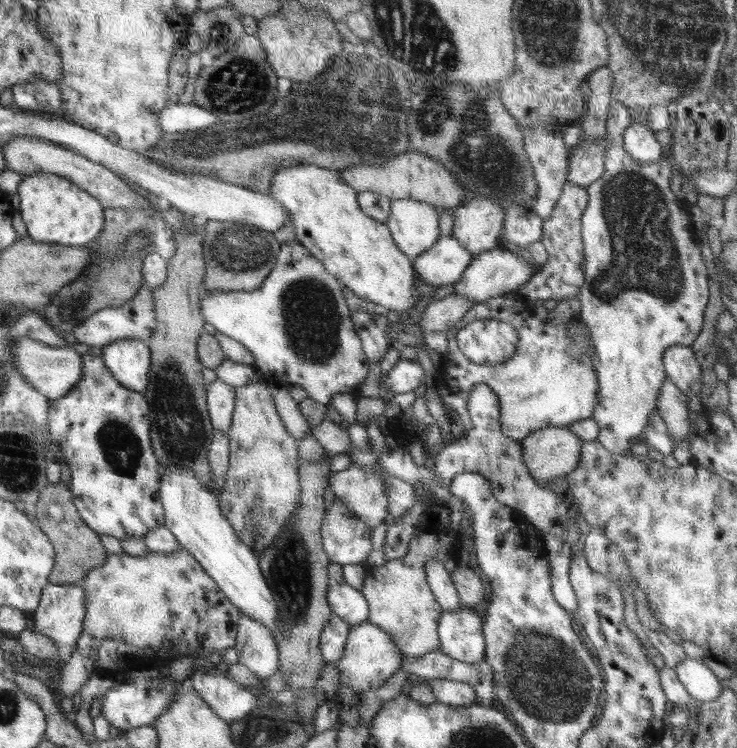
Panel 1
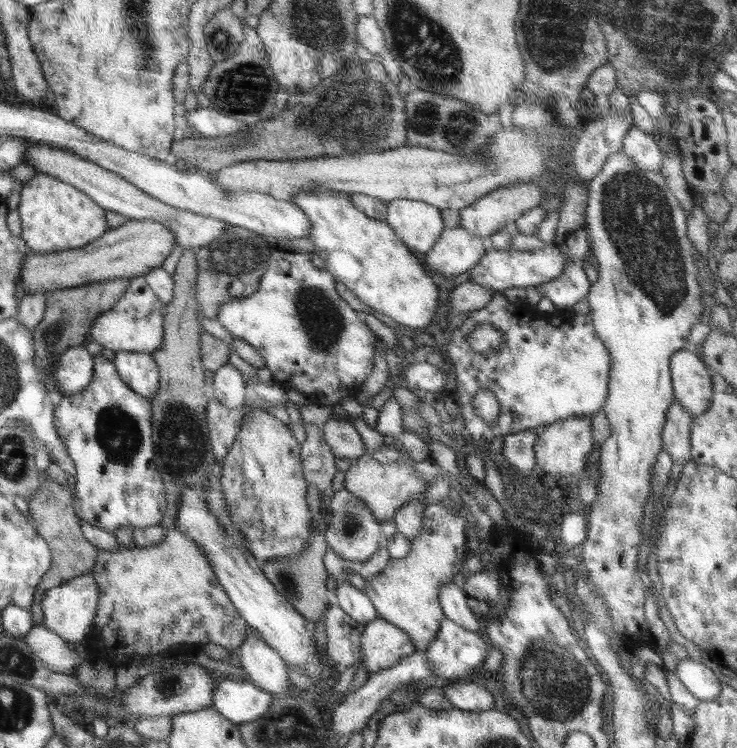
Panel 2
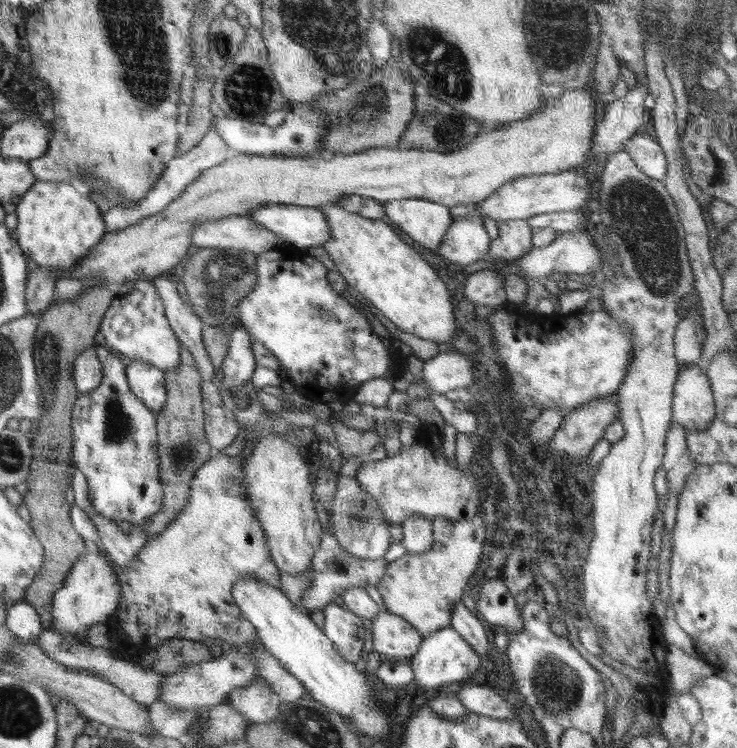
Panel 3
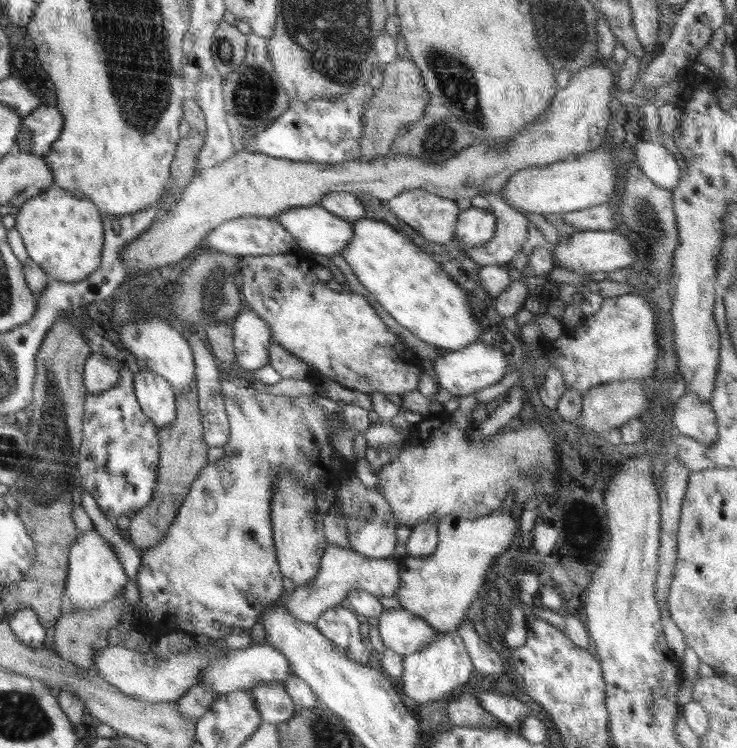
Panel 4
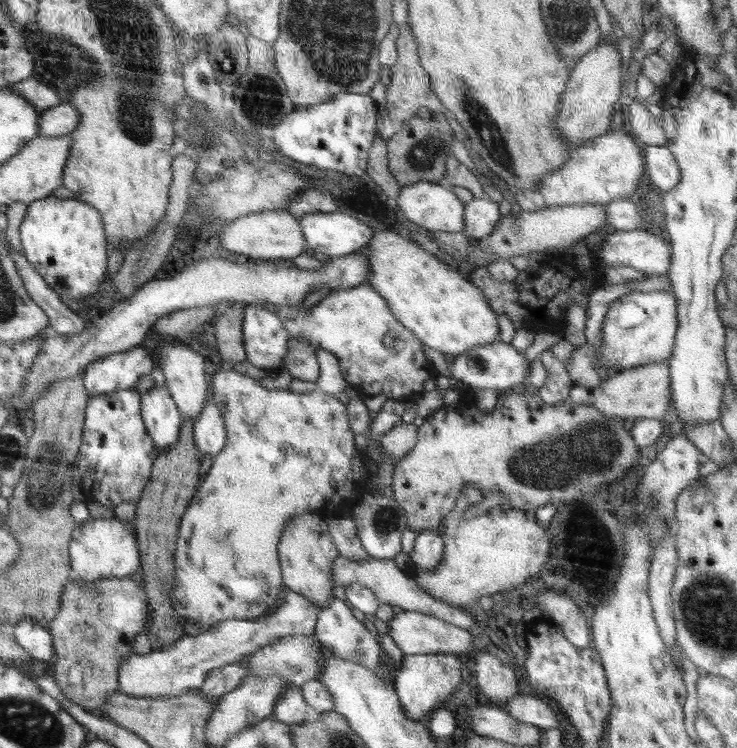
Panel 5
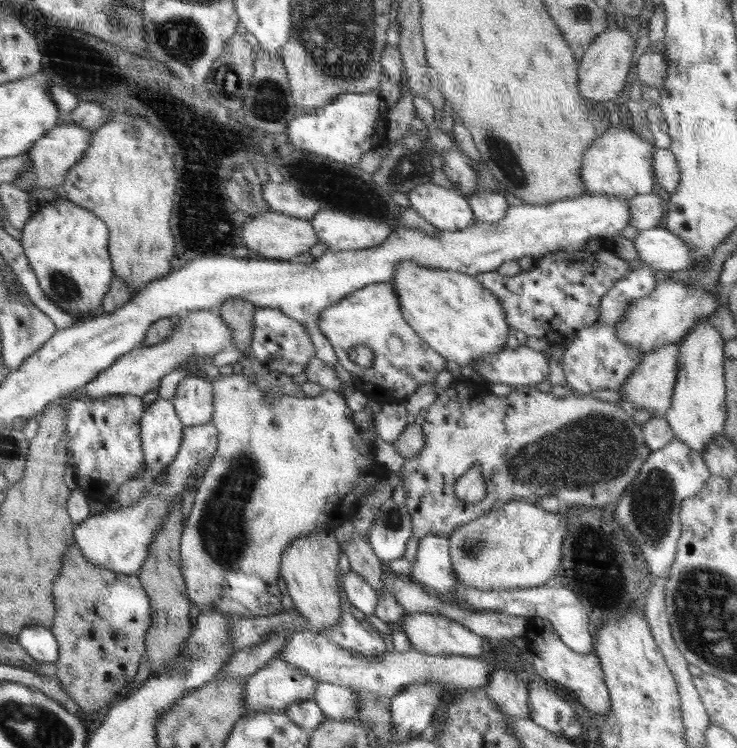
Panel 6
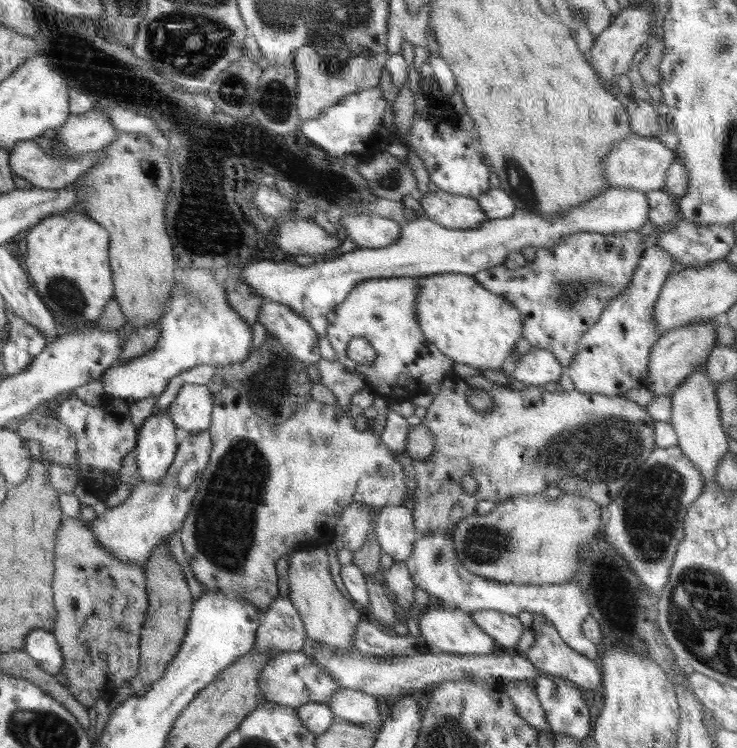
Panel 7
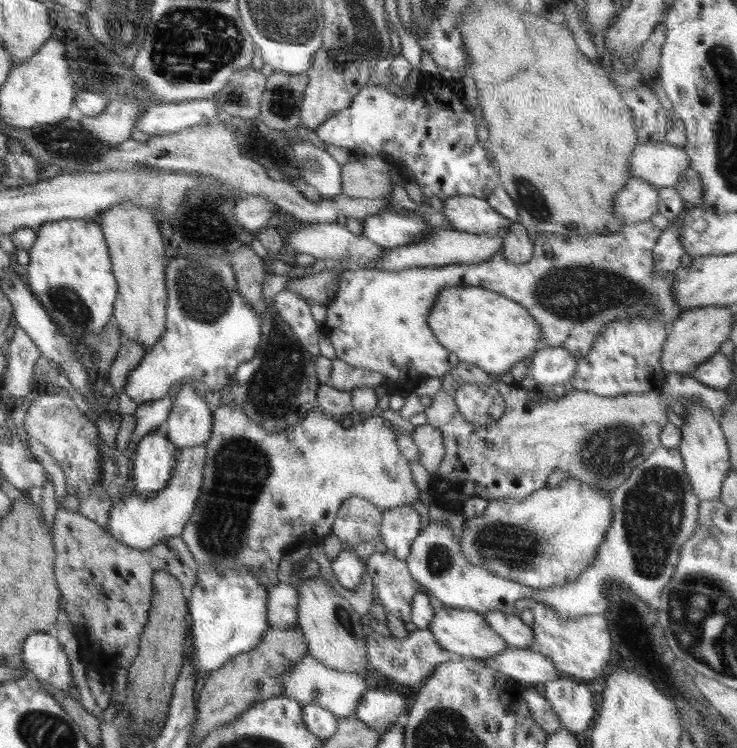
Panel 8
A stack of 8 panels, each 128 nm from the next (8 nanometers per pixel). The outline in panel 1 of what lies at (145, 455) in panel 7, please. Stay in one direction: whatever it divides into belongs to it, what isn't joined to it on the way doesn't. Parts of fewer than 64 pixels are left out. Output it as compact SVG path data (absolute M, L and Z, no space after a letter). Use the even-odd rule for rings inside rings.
M123 338L101 347L102 363L127 389L144 392L150 376L151 358L146 342Z

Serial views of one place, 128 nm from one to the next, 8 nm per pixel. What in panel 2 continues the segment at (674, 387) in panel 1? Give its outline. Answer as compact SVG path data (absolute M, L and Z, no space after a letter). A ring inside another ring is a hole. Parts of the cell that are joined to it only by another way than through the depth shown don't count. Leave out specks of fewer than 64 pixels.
M676 400L670 403L666 411L661 437L663 446L673 461L685 465L691 460L691 414Z

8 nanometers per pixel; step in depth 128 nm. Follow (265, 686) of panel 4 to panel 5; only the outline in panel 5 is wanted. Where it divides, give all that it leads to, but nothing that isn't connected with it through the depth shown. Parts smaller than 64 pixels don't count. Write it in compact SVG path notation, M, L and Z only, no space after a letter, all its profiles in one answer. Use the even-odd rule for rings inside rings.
M288 687L270 715L270 718L290 726L300 724L310 717L312 717L312 711L306 705L301 687Z

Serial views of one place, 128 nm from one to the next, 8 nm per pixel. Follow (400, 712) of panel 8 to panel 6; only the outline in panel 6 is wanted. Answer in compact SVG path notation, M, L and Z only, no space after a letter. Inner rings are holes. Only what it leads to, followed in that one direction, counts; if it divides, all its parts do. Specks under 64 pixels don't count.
M318 682L312 699L328 719L358 720L360 704L357 702L356 691L350 687Z

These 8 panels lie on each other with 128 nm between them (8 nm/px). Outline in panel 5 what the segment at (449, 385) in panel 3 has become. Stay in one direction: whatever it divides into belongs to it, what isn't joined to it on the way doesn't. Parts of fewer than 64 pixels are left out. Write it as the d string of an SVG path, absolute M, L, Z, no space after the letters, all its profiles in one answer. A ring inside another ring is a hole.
M496 340L484 346L475 346L455 357L450 357L448 370L450 370L453 379L460 380L473 389L493 388L498 392L517 390L520 384L524 384L526 376L532 372L523 353L514 349L511 343L506 344Z

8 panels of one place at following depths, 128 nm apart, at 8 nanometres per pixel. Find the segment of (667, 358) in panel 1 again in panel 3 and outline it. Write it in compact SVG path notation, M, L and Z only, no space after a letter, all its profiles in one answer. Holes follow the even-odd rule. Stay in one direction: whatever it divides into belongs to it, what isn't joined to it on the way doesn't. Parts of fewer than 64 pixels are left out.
M686 364L677 372L673 390L673 421L678 421L686 430L707 429L715 415L715 400L707 374L698 364Z

